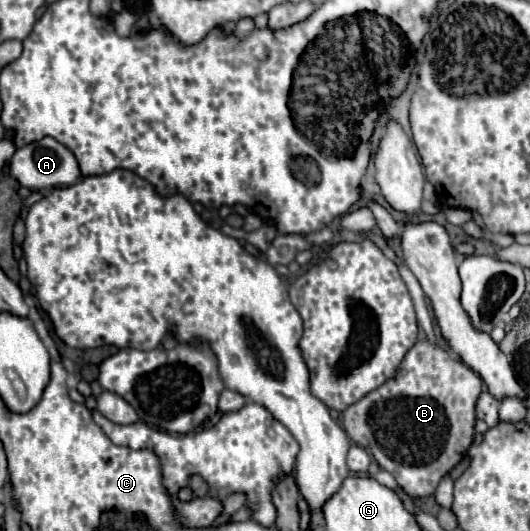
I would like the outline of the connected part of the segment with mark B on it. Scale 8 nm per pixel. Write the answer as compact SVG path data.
M422 340L408 350L394 378L342 412L344 430L352 442L368 450L376 462L396 478L396 482L410 498L422 498L434 494L438 482L464 458L470 444L474 442L474 408L480 392L482 378L474 370L470 370L464 362L452 358L440 346Z

